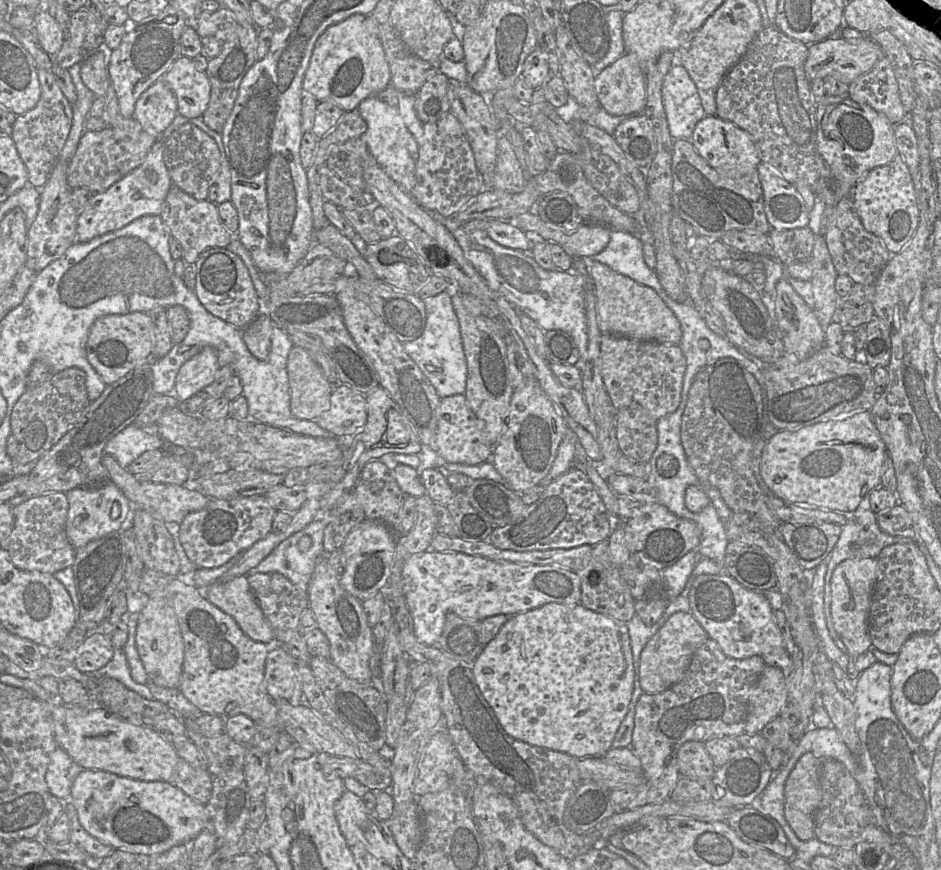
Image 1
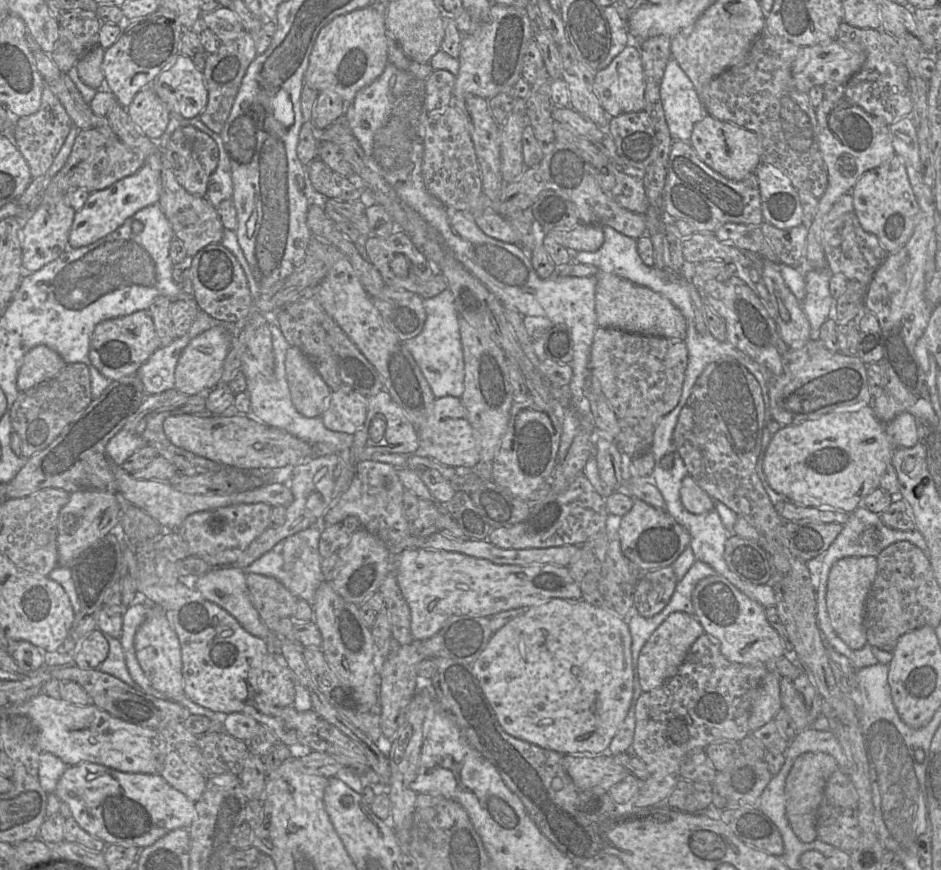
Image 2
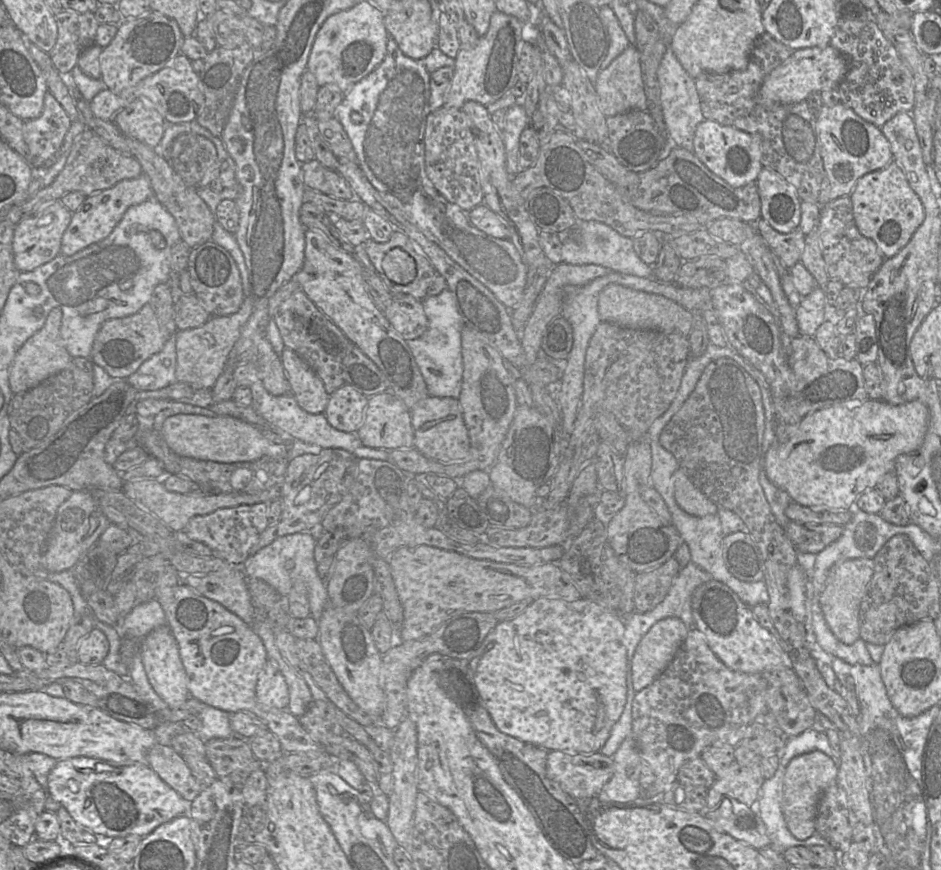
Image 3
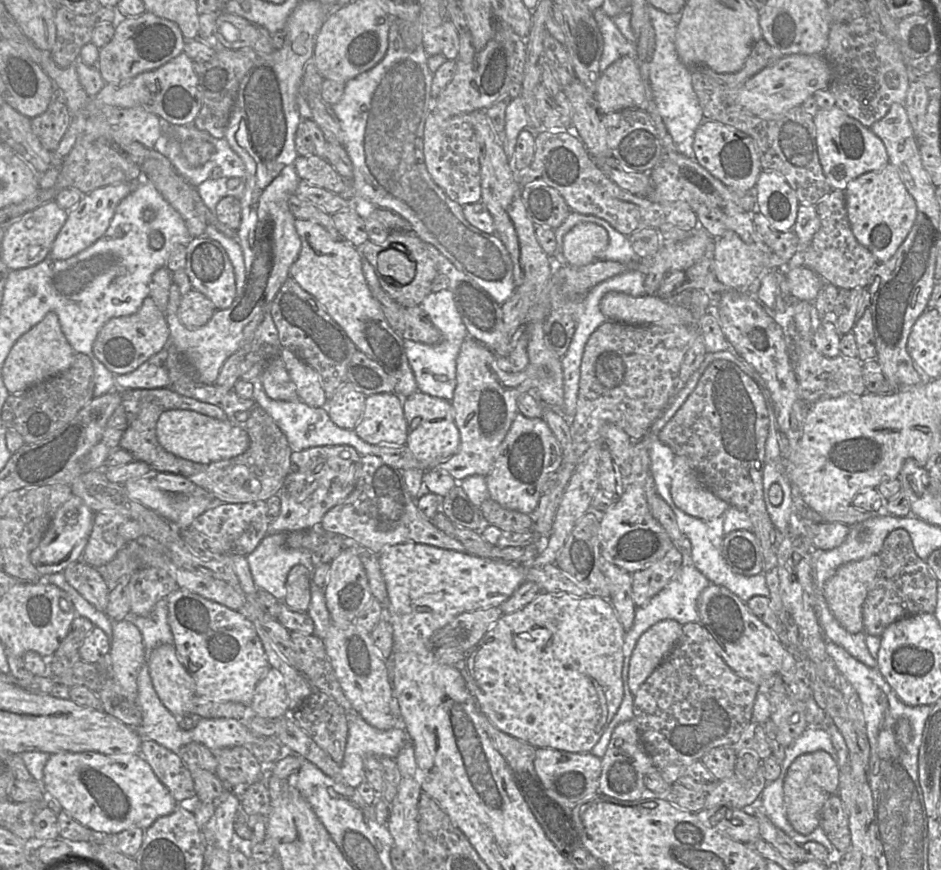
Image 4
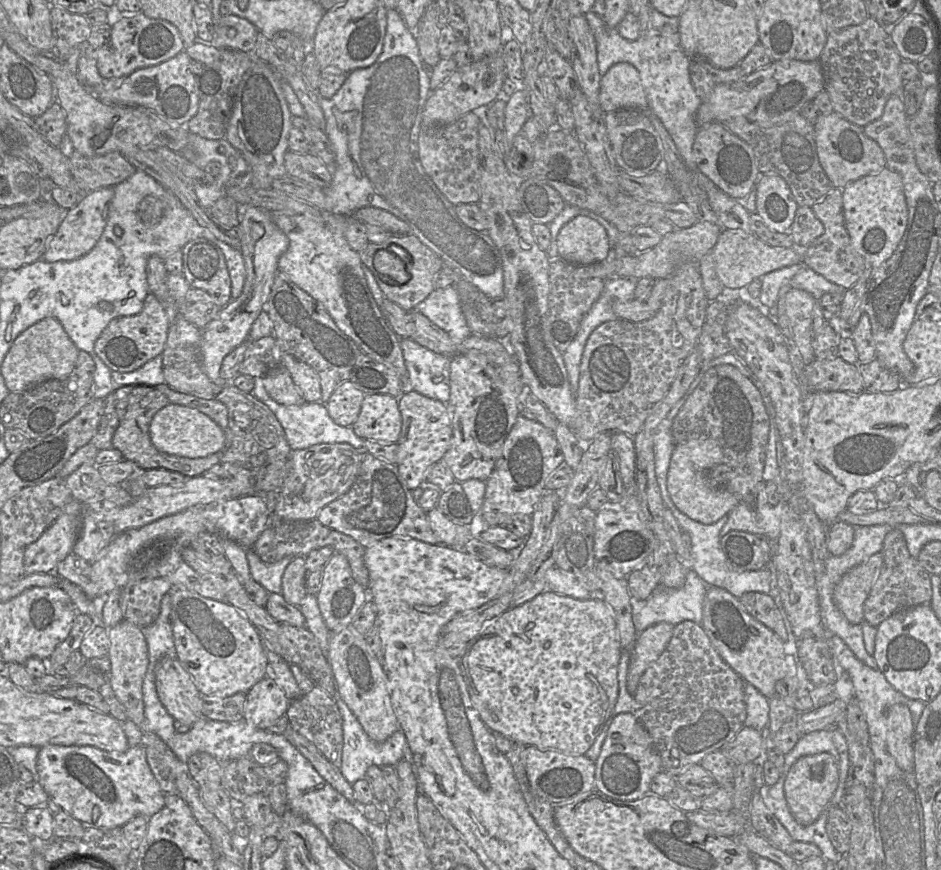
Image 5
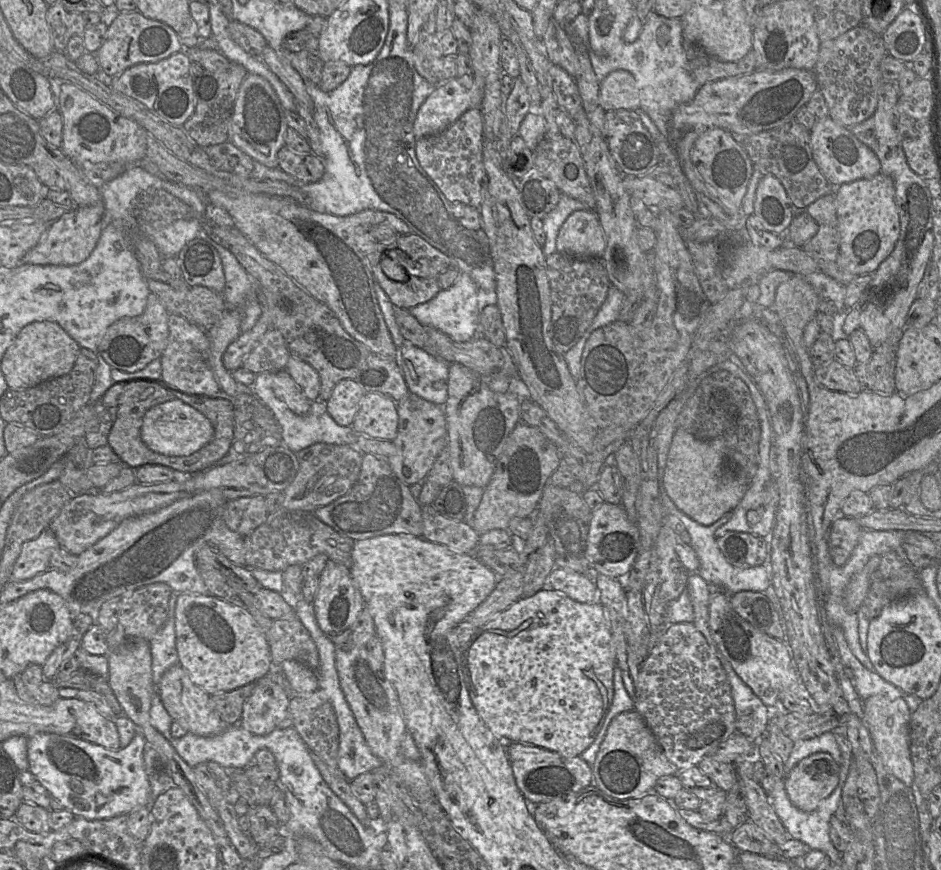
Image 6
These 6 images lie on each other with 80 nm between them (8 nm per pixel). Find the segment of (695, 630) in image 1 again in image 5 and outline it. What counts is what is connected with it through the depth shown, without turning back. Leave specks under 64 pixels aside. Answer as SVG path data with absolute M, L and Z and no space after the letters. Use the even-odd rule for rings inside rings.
M661 622L637 635L631 652L627 688L634 695L641 676L665 650L673 634L674 625Z

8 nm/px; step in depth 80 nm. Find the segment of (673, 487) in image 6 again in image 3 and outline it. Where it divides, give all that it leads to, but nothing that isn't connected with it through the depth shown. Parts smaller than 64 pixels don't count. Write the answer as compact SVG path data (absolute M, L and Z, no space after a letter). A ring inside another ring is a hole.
M683 468L675 471L673 483L675 500L687 514L704 517L717 513L718 505L694 485Z

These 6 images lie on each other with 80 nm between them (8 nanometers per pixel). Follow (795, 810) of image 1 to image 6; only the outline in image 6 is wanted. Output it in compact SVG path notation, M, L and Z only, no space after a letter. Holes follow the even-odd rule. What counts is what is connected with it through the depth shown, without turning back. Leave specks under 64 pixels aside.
M829 753L812 754L796 764L785 781L791 803L804 812L815 810L837 787L840 766Z

